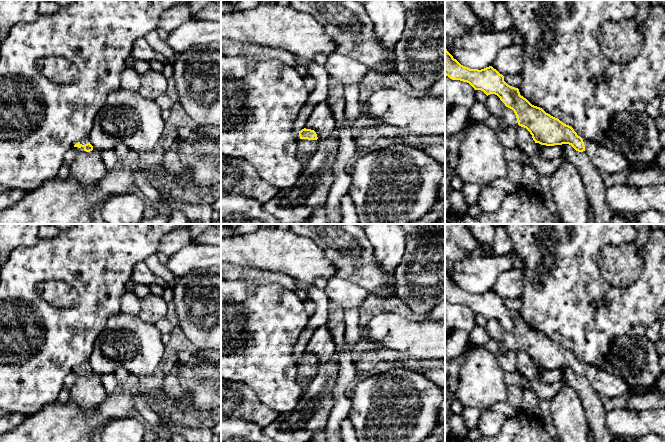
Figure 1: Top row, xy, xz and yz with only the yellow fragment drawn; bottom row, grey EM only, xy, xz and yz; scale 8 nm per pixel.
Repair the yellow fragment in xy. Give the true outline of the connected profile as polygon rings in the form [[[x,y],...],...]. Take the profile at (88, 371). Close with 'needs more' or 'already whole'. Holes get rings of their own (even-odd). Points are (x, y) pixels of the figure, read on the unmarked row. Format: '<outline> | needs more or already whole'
[[[84,363],[74,369],[78,376],[90,376],[93,374],[93,370],[90,368],[88,363]]] | needs more

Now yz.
[[[445,272],[445,299],[452,304],[467,306],[487,320],[497,319],[506,331],[514,335],[518,349],[530,356],[535,367],[546,370],[569,368],[578,376],[585,375],[592,388],[607,398],[633,394],[630,385],[622,378],[591,364],[583,364],[571,350],[532,329],[520,319],[518,312],[508,309],[504,300],[492,290],[481,294],[470,293],[461,289]]] | needs more

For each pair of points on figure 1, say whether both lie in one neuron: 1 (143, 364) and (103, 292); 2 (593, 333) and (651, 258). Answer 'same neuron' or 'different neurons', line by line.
1: different neurons
2: same neuron

